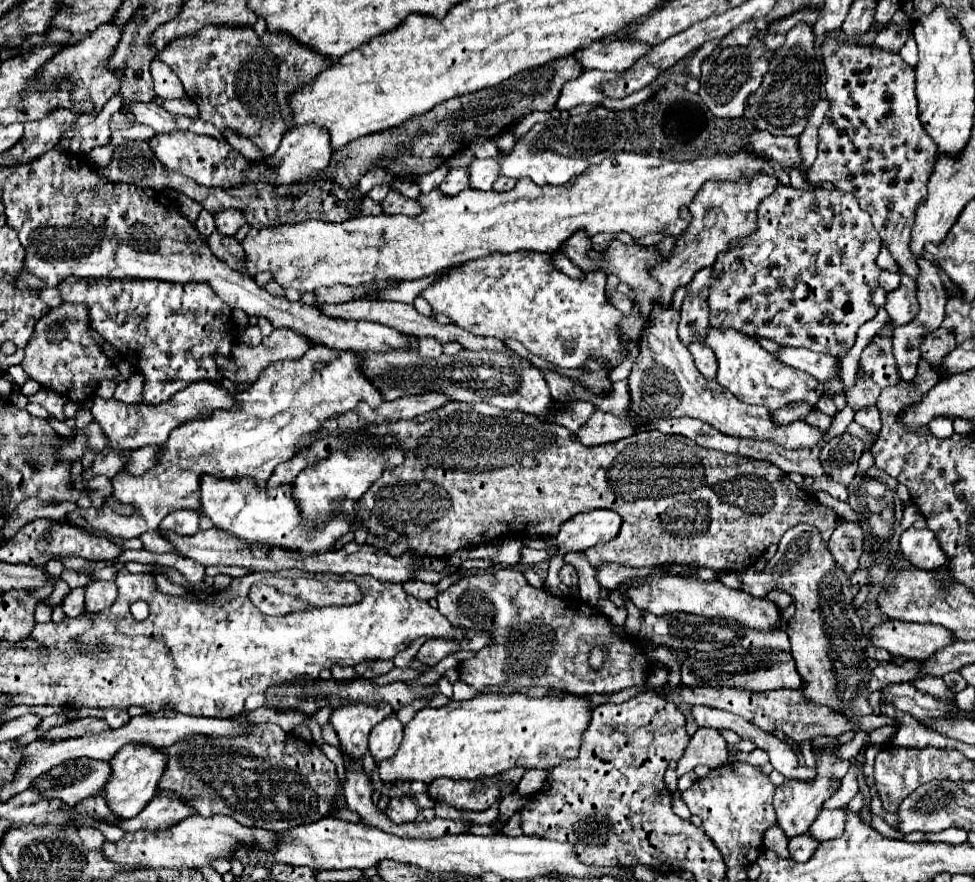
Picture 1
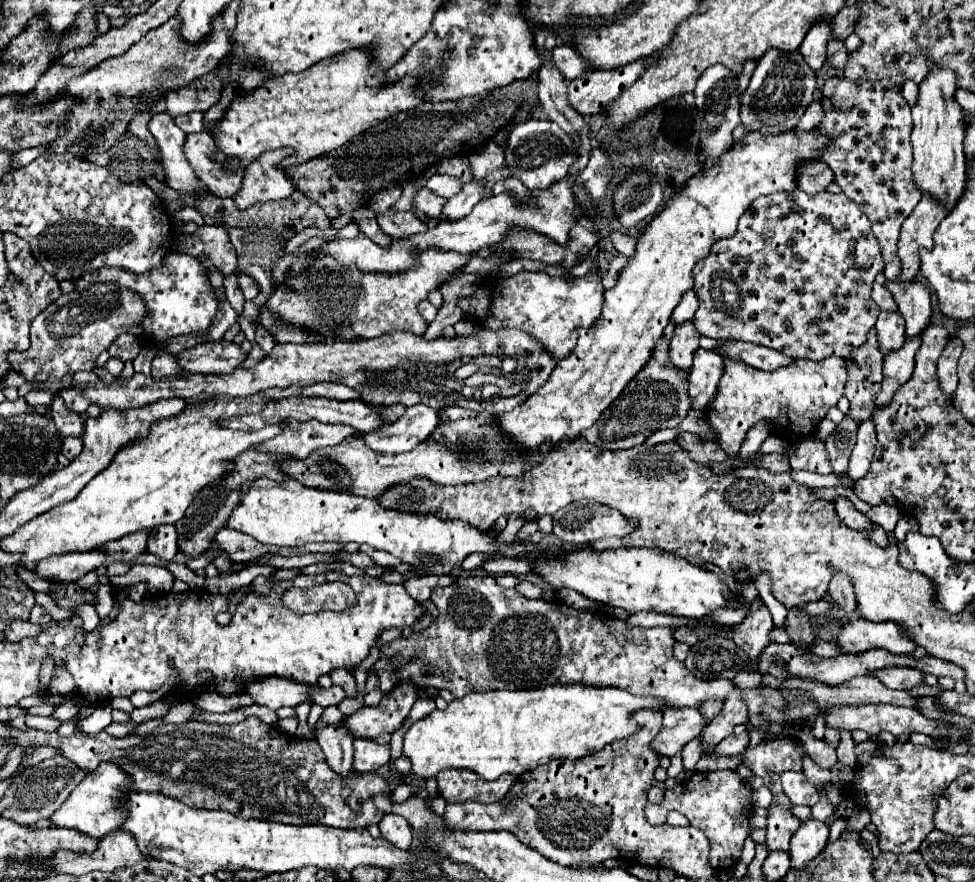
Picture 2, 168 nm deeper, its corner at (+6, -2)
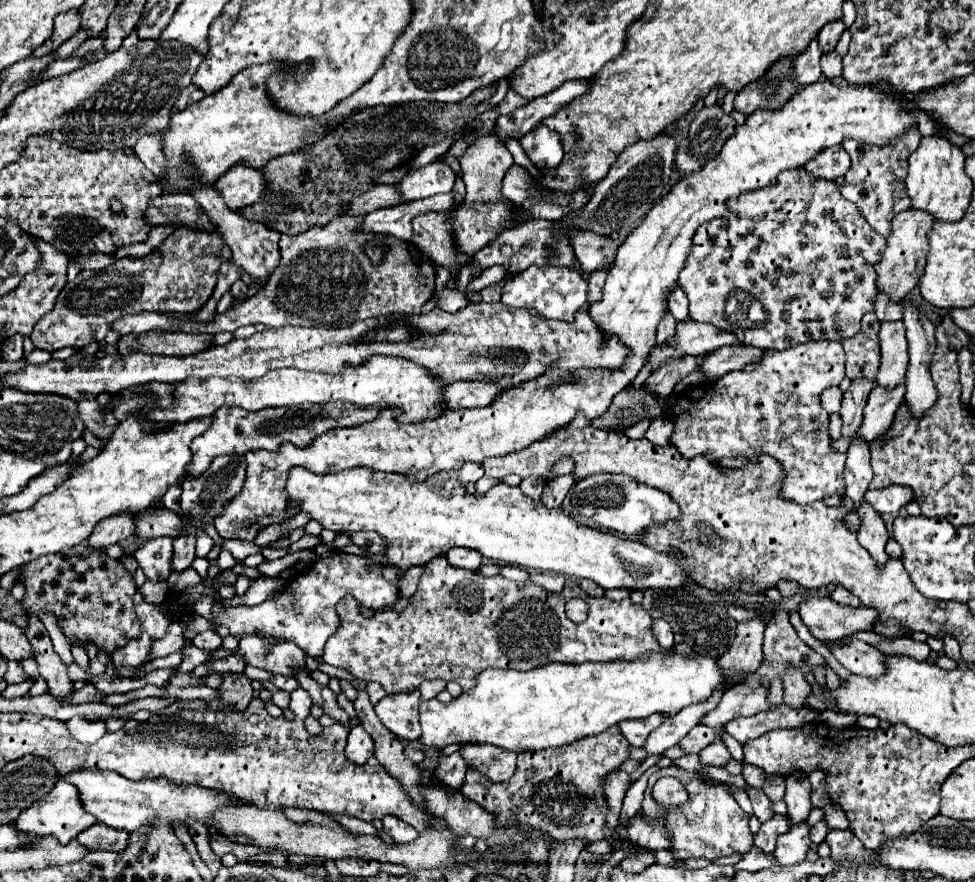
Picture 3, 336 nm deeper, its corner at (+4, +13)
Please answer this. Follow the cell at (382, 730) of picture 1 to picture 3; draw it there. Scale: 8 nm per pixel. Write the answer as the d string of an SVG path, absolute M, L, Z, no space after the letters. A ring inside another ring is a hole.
M352 726L348 744L346 744L346 758L354 764L366 764L366 760L374 754L374 740L362 726Z

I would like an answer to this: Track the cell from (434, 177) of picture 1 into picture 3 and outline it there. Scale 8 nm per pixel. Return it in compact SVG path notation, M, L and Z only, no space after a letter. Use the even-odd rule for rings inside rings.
M430 162L424 168L418 168L404 176L398 182L398 188L402 192L404 202L412 202L418 198L428 198L440 192L450 192L454 188L454 172L448 164L442 162Z

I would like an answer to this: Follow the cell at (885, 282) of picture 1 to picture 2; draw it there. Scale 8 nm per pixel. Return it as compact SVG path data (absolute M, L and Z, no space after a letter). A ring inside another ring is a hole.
M872 289L874 303L884 311L896 311L896 303L892 299L892 293L888 289Z

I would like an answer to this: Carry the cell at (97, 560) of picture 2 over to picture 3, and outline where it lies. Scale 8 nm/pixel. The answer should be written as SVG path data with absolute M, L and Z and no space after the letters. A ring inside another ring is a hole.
M122 514L122 516L110 516L94 528L94 532L88 536L90 548L108 548L110 544L118 544L134 534L134 516Z

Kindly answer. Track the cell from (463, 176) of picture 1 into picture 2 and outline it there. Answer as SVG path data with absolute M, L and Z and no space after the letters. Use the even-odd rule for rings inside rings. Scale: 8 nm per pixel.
M422 187L422 189L416 193L412 207L418 209L418 211L422 211L422 213L426 213L426 215L432 217L432 219L438 219L440 207L444 207L444 203L446 203L446 199L440 199L440 197L432 195L430 191L426 191L426 187Z

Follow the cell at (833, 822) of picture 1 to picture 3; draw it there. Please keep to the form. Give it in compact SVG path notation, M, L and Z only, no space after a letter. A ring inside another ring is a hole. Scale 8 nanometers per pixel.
M802 822L778 838L778 844L774 850L778 864L798 864L806 858L806 852L810 850L810 844L812 844L810 830L812 828L808 826L808 822Z

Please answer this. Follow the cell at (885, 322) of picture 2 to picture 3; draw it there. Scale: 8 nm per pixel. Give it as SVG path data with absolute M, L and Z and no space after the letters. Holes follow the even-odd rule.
M900 320L884 322L880 326L878 338L882 346L882 360L876 382L894 388L904 382L904 374L908 366L908 342L904 338L904 324Z

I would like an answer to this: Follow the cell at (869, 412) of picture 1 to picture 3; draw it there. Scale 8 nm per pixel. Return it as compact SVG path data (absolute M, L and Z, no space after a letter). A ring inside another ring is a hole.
M854 438L846 454L848 454L846 470L844 470L846 496L852 498L854 504L860 504L864 500L864 492L868 490L868 484L872 480L870 448L868 448L866 440Z

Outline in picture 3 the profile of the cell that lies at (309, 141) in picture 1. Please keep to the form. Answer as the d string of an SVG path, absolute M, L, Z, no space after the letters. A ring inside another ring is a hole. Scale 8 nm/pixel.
M244 162L230 168L222 178L222 188L218 188L230 210L240 210L258 202L266 194L266 180L262 180L262 170L250 168Z

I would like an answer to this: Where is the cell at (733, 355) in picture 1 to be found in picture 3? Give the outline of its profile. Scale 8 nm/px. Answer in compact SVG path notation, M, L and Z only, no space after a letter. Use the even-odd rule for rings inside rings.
M818 340L818 342L806 342L806 344L798 344L794 348L788 348L784 352L774 352L774 350L764 350L762 352L762 360L758 364L750 364L750 368L742 368L738 372L728 372L726 376L722 376L720 380L714 382L706 382L702 386L696 386L688 392L688 396L680 396L678 404L672 406L672 420L674 420L674 434L672 434L672 444L680 450L680 454L684 458L694 458L698 454L708 456L712 462L718 462L724 456L746 456L748 460L756 460L758 454L770 454L774 456L786 470L786 480L782 484L782 498L794 500L798 504L812 504L816 500L824 500L826 496L844 496L844 464L846 464L846 454L838 454L832 450L830 446L830 434L828 434L828 412L822 408L820 404L820 394L830 388L830 386L838 386L844 380L844 362L846 362L846 354L840 342L830 342L830 340Z

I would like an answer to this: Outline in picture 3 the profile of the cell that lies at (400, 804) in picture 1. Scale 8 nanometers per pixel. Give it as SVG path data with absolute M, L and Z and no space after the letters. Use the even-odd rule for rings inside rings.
M384 816L382 824L384 824L384 832L388 834L388 838L392 838L396 844L408 844L418 838L418 832L410 824L398 820L396 816Z

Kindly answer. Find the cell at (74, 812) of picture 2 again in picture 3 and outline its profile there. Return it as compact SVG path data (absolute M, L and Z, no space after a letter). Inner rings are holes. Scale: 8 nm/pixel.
M58 780L56 786L52 788L52 792L44 798L40 798L38 802L34 802L30 808L26 808L18 820L14 822L16 828L20 832L26 832L28 834L28 840L24 840L22 844L28 844L32 838L36 836L54 836L58 838L62 844L68 844L70 840L74 840L84 828L90 828L90 824L96 824L98 820L94 820L94 816L90 816L84 808L82 808L82 802L80 802L80 796L78 796L78 790L74 788L74 784L66 782L66 780Z

